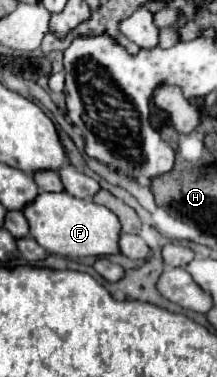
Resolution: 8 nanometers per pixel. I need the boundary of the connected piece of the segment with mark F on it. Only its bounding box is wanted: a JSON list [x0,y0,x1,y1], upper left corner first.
[25,193,121,257]

